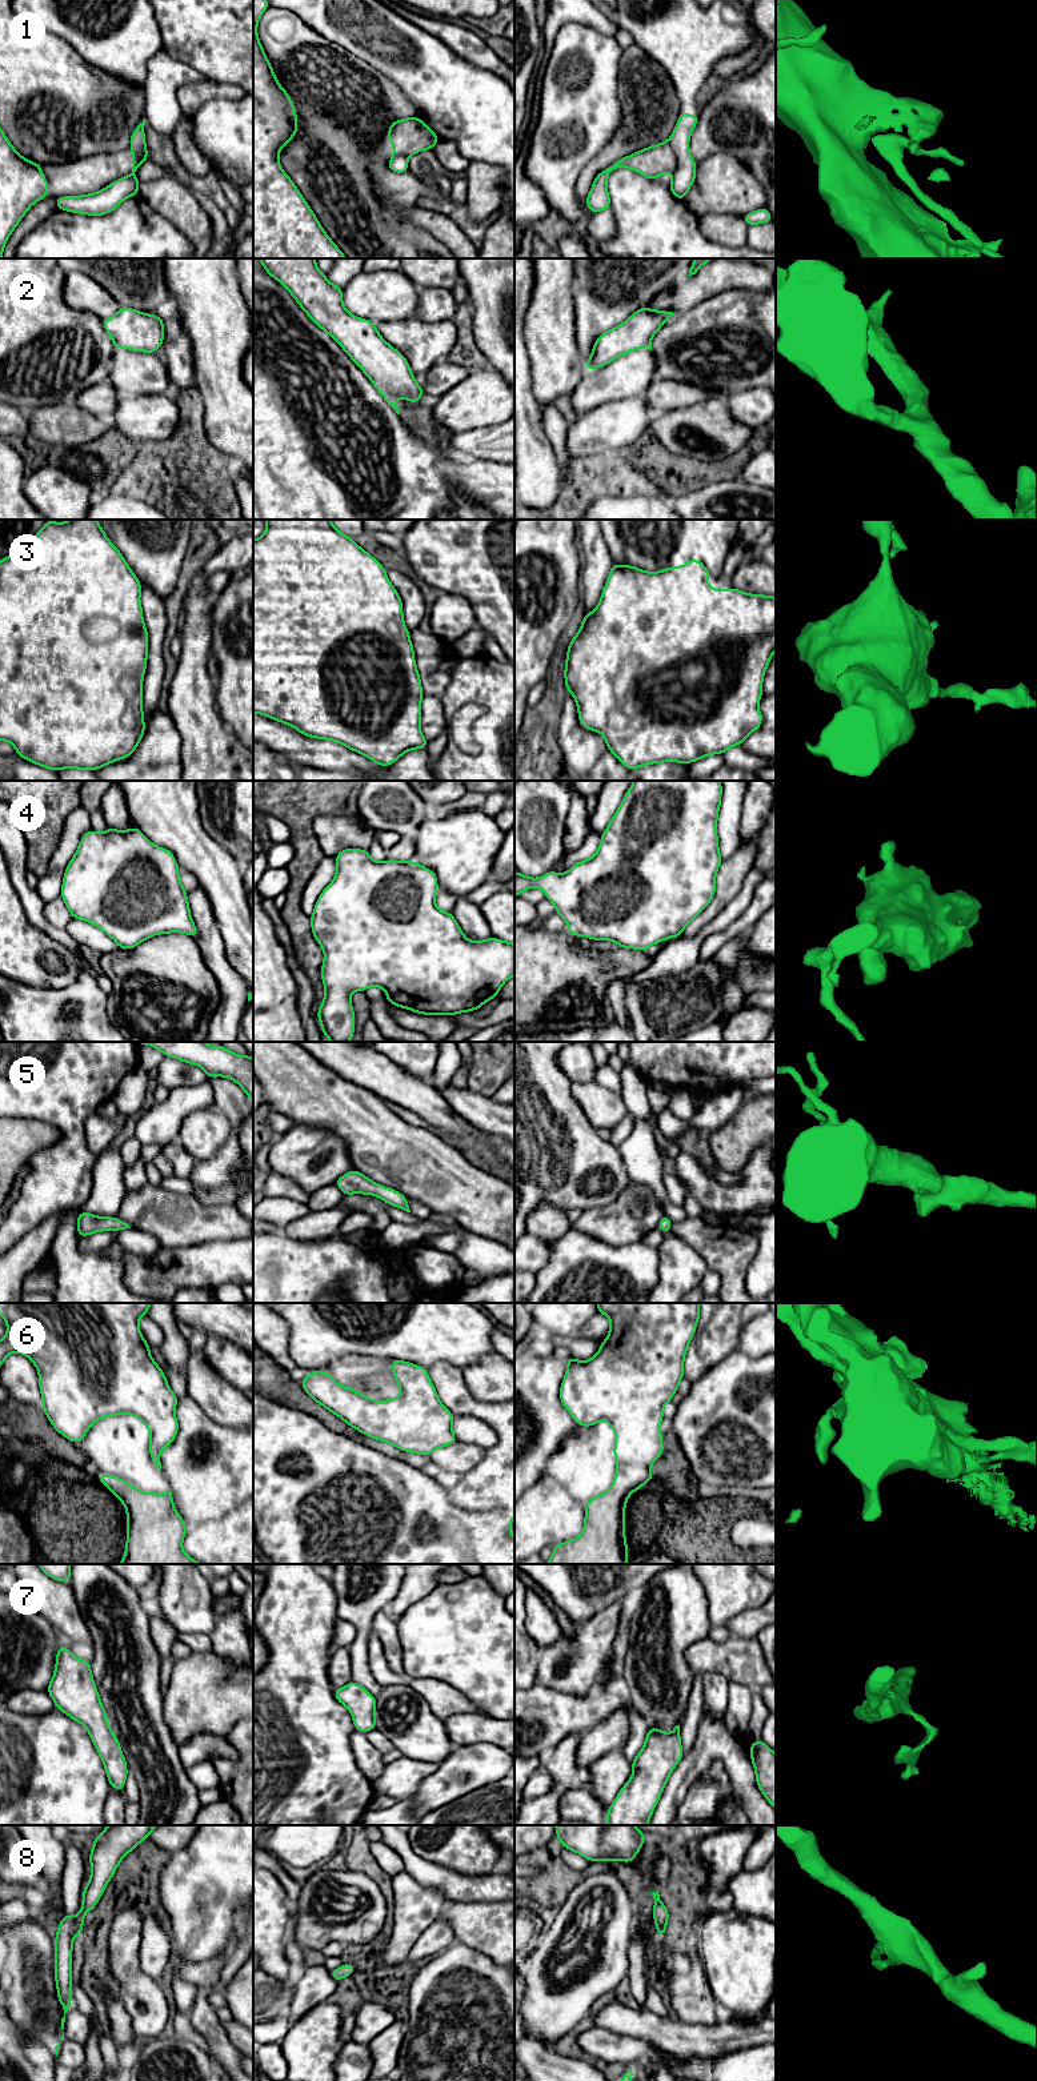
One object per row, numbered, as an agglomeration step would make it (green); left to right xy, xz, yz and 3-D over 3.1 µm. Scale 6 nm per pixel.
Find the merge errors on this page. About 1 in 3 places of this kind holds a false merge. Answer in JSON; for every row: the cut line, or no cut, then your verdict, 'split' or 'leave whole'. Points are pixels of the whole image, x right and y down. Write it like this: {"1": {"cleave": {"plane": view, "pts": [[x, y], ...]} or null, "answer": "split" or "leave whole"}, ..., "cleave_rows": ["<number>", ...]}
{"1": {"cleave": {"plane": "yz", "pts": [[668, 140], [676, 160], [676, 169], [673, 172]]}, "answer": "split"}, "2": {"cleave": {"plane": "xz", "pts": [[372, 381], [376, 381], [396, 396]]}, "answer": "split"}, "3": {"cleave": null, "answer": "leave whole"}, "4": {"cleave": null, "answer": "leave whole"}, "5": {"cleave": null, "answer": "leave whole"}, "6": {"cleave": {"plane": "yz", "pts": [[616, 1436], [617, 1459], [621, 1463], [645, 1463], [649, 1467]]}, "answer": "split"}, "7": {"cleave": null, "answer": "leave whole"}, "8": {"cleave": null, "answer": "leave whole"}, "cleave_rows": ["1", "2", "6"]}

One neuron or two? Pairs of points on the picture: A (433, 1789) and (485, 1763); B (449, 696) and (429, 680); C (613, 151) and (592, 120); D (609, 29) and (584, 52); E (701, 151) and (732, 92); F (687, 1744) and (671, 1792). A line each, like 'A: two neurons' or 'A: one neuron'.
A: one neuron
B: two neurons
C: two neurons
D: two neurons
E: one neuron
F: two neurons

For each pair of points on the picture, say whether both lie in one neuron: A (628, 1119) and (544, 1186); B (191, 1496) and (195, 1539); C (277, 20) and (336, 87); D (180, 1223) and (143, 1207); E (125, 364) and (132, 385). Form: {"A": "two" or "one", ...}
{"A": "two", "B": "two", "C": "one", "D": "one", "E": "one"}

